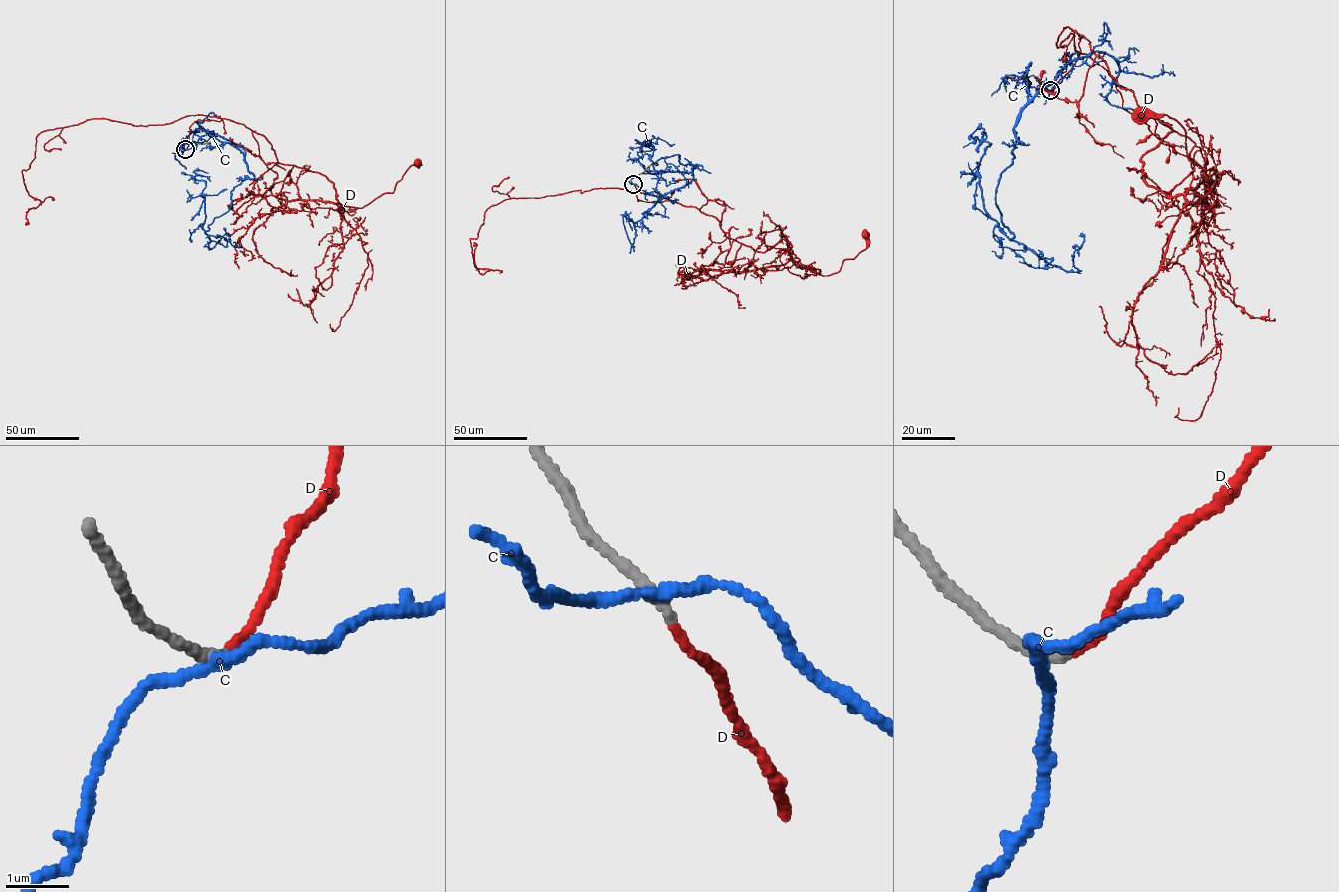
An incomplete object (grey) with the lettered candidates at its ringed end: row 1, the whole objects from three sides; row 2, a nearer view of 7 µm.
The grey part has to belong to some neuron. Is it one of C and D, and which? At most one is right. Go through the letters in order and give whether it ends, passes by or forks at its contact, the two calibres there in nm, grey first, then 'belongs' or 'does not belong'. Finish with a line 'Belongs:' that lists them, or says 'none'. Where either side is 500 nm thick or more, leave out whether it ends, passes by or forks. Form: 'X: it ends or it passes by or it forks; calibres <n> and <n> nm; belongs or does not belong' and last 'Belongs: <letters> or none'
C: it passes by; calibres 200 and 190 nm; does not belong
D: it ends; calibres 180 and 130 nm; belongs
Belongs: D

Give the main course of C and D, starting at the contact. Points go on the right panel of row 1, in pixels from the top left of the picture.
C: (1049, 91), (1071, 61), (1014, 128), (995, 198), (1011, 238), (984, 206), (985, 132)
D: (1050, 90), (1082, 35), (1173, 130), (1144, 179), (1205, 195), (1215, 173), (1185, 130), (1140, 114)

